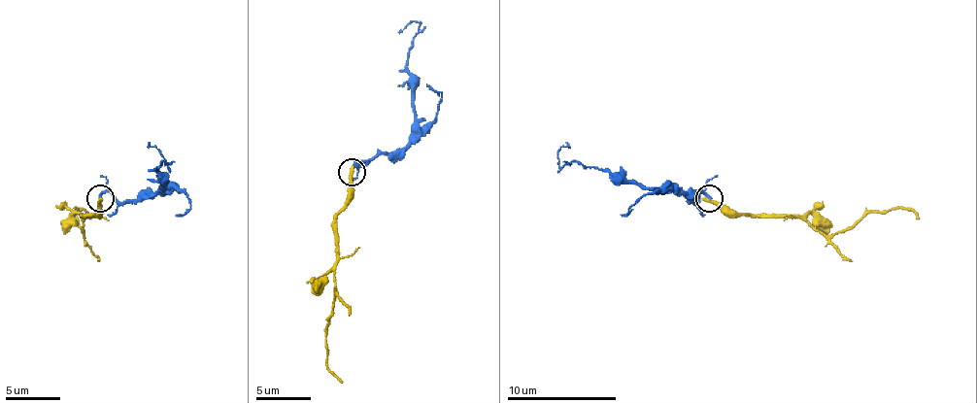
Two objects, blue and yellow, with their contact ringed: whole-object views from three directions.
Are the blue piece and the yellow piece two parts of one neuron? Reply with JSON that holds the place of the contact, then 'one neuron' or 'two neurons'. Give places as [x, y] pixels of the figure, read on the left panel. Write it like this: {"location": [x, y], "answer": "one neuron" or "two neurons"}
{"location": [100, 198], "answer": "two neurons"}

